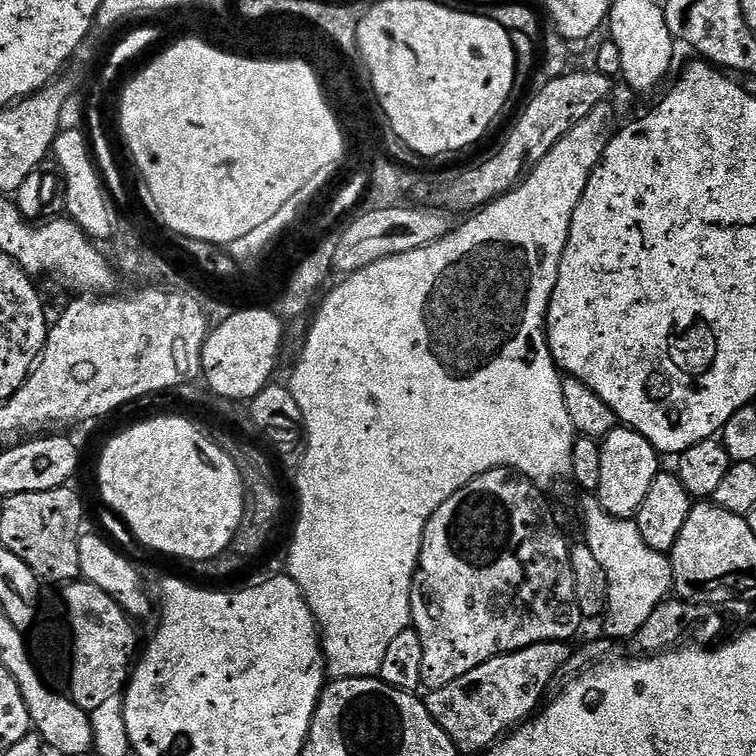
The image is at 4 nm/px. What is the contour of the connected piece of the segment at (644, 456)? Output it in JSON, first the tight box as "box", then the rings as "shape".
{"box":[598,426,662,518],"shape":[[[618,426],[600,444],[602,450],[602,482],[598,499],[600,505],[610,514],[621,518],[635,517],[654,478],[662,470],[661,457],[649,440],[642,438],[633,428]]]}

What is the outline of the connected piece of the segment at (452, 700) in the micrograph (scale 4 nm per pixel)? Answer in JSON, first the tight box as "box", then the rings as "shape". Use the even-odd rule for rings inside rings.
{"box":[426,642,570,753],"shape":[[[564,642],[535,644],[517,652],[508,652],[505,656],[491,656],[486,662],[482,662],[482,666],[462,674],[462,678],[454,678],[454,682],[446,686],[431,689],[427,693],[426,703],[434,722],[438,722],[438,726],[442,726],[446,734],[450,734],[450,742],[454,742],[457,753],[480,751],[483,753],[509,732],[519,728],[541,707],[545,699],[544,691],[551,686],[552,679],[559,674],[560,667],[570,660],[568,647],[569,645]]]}

